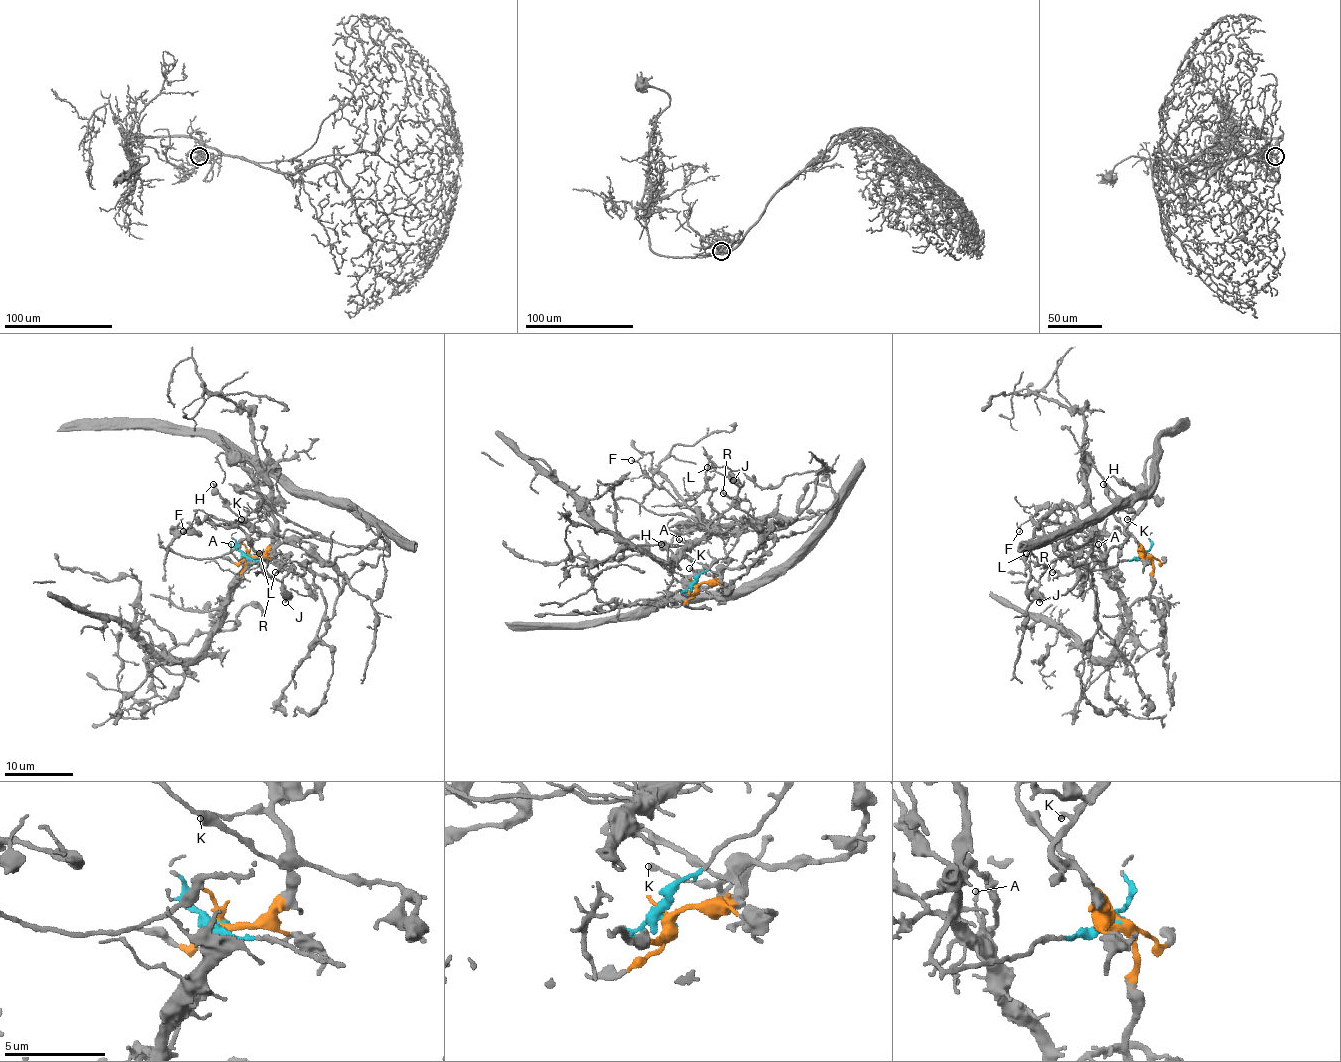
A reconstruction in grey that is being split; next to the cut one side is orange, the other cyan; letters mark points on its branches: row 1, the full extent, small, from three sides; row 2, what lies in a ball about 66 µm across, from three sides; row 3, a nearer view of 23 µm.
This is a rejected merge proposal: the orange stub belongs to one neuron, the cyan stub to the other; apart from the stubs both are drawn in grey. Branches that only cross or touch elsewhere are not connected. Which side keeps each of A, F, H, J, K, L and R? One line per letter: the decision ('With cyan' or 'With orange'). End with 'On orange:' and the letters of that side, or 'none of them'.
A: With cyan
F: With cyan
H: With orange
J: With cyan
K: With orange
L: With cyan
R: With orange
On orange: H, K, R

